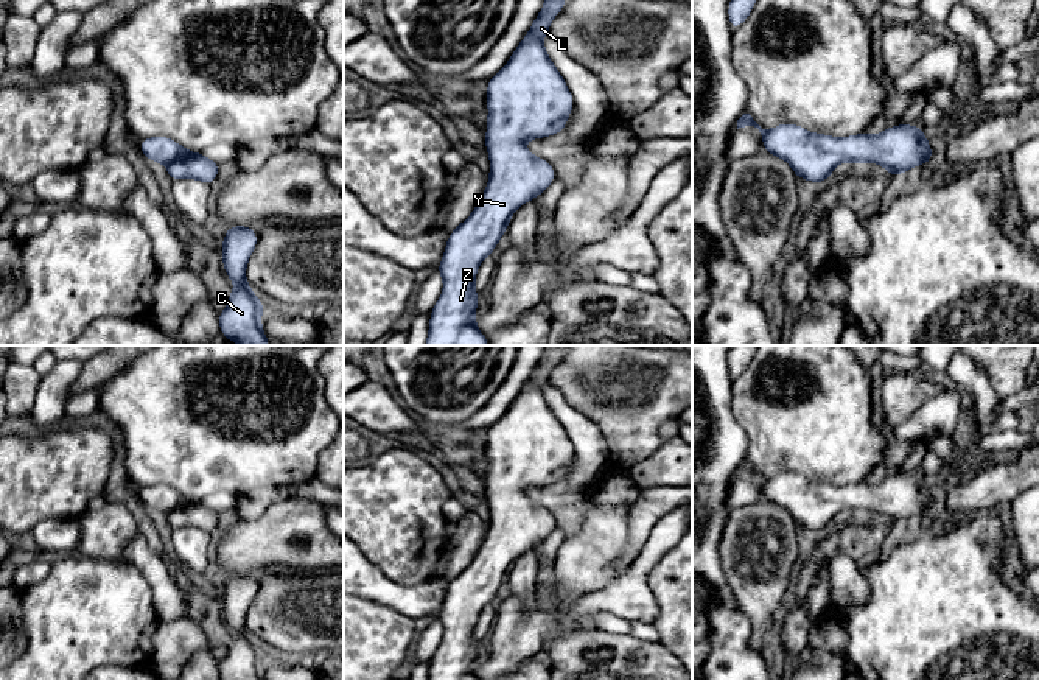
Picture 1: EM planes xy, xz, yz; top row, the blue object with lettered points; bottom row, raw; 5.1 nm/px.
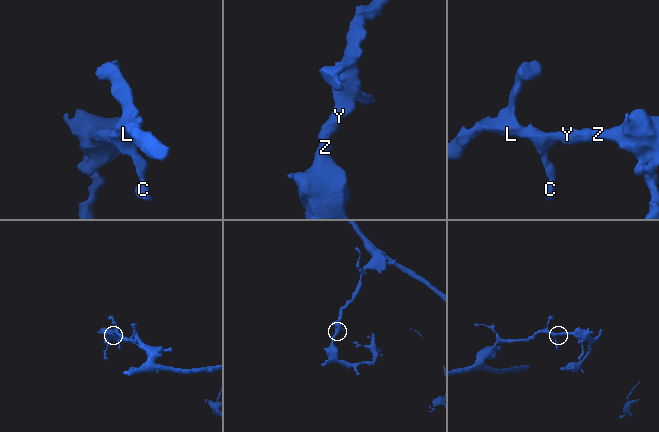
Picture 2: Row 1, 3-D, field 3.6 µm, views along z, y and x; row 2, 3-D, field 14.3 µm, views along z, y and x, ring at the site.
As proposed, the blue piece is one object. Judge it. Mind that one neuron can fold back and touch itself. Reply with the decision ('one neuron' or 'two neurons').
one neuron

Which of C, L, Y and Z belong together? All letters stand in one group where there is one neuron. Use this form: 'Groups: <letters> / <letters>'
Groups: C L Y Z

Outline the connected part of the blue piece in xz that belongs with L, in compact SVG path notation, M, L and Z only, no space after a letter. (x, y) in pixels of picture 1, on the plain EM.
M546 345L540 363L509 411L488 428L485 481L485 498L490 507L488 532L471 563L446 588L437 615L437 621L443 626L443 640L431 658L428 680L479 680L476 675L479 641L474 636L479 613L493 602L515 559L538 546L555 529L554 515L530 503L523 492L561 481L574 457L574 445L543 394L552 367L565 355L565 345Z

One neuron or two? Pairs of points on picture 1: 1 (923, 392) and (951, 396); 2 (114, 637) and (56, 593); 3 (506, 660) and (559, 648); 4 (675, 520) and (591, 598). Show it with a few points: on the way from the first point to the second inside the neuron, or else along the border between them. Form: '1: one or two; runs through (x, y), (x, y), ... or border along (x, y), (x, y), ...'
1: two; border along (943, 388), (909, 417)
2: one; runs through (100, 623), (90, 613), (76, 613), (70, 607)
3: two; border along (577, 627), (559, 630), (545, 648)
4: one; runs through (657, 545), (640, 570), (616, 593)

